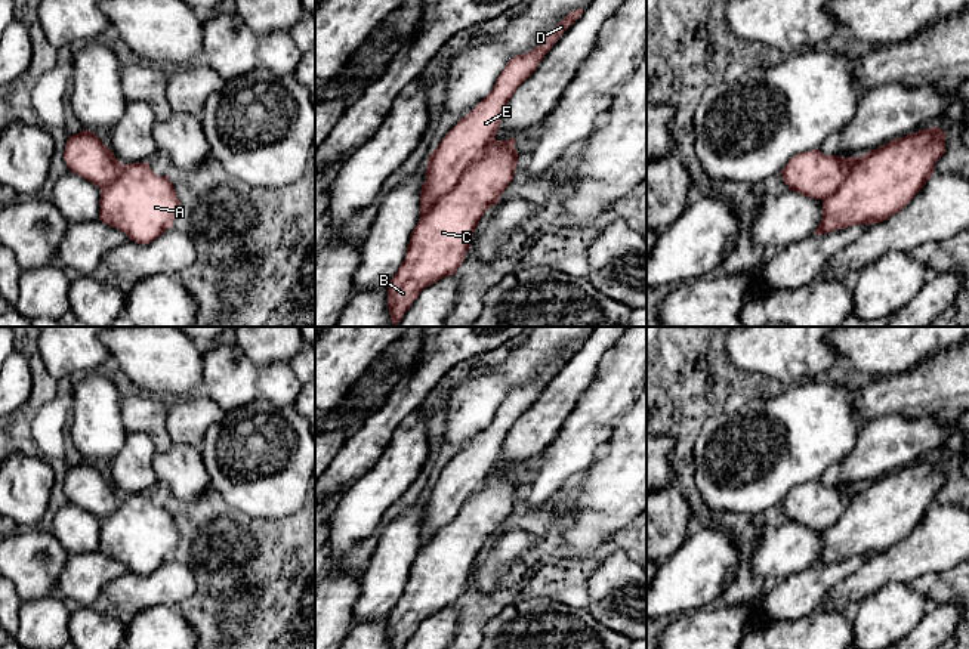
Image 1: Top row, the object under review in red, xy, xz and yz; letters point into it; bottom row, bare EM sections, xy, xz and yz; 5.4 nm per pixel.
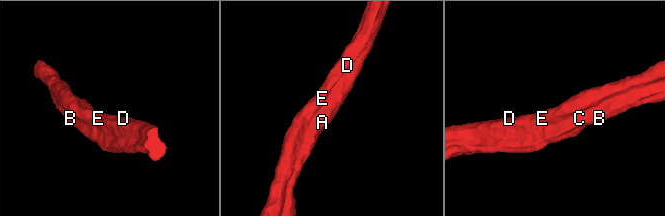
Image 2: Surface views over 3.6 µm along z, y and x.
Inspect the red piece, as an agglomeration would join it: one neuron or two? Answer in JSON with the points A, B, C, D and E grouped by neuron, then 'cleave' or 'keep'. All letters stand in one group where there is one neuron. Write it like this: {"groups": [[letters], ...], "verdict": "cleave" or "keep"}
{"groups": [["A", "B", "C", "D", "E"]], "verdict": "keep"}

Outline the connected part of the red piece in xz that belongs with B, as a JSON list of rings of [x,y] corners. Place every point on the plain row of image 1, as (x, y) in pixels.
[[[570,343],[536,380],[513,387],[493,421],[444,467],[428,488],[420,550],[405,590],[388,615],[391,649],[402,649],[420,622],[454,606],[470,580],[479,550],[513,512],[515,469],[497,472],[503,442],[516,420],[583,344]]]

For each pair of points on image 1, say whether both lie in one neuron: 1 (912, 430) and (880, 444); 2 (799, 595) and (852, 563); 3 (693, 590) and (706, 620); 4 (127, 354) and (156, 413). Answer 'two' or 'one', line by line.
1: one
2: one
3: two
4: two

